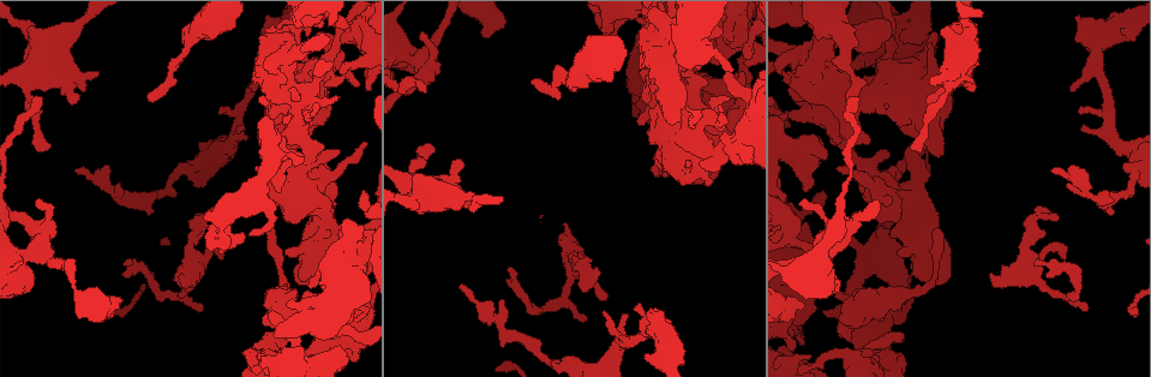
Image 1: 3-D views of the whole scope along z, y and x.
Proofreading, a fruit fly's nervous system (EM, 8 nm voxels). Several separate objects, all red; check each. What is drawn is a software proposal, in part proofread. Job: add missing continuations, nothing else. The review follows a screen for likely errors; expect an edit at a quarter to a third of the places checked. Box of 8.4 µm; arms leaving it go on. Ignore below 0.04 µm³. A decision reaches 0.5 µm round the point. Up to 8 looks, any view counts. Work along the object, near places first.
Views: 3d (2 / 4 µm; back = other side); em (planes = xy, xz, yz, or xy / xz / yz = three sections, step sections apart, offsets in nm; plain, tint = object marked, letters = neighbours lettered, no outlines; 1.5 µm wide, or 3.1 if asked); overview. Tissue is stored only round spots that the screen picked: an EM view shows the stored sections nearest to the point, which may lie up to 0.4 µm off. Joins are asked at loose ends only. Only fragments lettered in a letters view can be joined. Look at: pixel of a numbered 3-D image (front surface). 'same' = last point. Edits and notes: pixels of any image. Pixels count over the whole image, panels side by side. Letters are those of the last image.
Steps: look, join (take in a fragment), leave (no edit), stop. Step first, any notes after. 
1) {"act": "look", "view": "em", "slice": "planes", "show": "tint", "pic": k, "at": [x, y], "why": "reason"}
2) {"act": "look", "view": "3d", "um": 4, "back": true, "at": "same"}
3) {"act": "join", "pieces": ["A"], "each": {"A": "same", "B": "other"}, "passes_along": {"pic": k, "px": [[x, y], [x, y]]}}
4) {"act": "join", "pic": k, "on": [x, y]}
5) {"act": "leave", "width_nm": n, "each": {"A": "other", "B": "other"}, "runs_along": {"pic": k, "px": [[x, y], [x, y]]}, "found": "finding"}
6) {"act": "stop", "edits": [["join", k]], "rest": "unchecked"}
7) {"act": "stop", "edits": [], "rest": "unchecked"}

{"act": "look", "view": "em", "um": 3.1, "slice": "planes", "show": "letters", "pic": 1, "at": [655, 155], "why": "stops while still wide"}

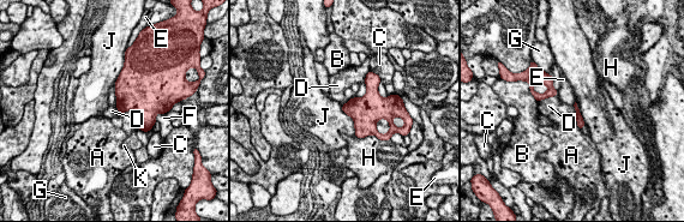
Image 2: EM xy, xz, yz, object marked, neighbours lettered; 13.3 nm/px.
{"act": "leave", "each": {"A": "other", "B": "other", "C": "other", "D": "other", "E": "other", "F": "other", "G": "other", "H": "other", "J": "other", "K": "other"}, "runs_along": {"pic": 2, "px": [[576, 107], [581, 126]]}, "found": "none of them fits"}

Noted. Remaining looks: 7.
{"act": "look", "view": "3d", "um": 4, "pic": 1, "at": [585, 319], "why": "branch stops here"}

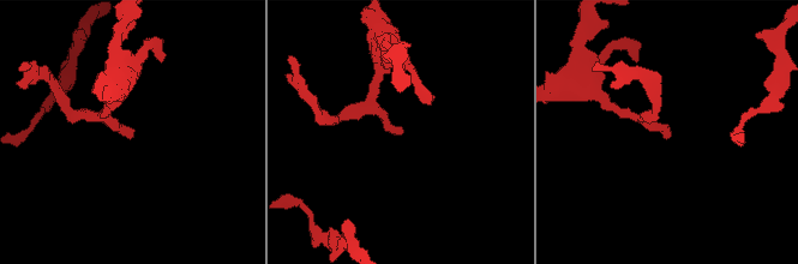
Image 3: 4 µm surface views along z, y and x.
{"act": "look", "view": "em", "slice": "yz", "step": 8, "show": "tint", "pic": 3, "at": [400, 134]}

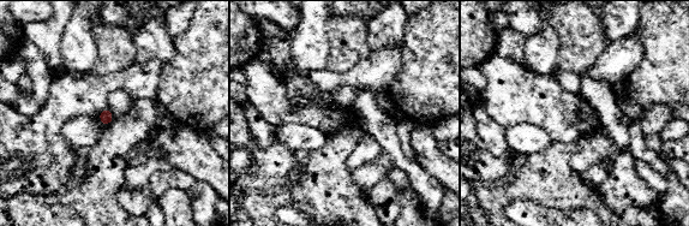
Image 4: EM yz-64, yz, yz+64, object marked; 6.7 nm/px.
{"act": "look", "view": "em", "slice": "planes", "show": "letters", "at": "same"}

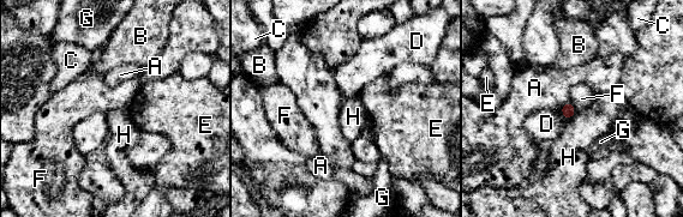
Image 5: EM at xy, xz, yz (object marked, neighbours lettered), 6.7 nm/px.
{"act": "leave", "longest_contact_nm": ["H", 100], "each": {"A": "other", "B": "other", "C": "other", "D": "other", "E": "other", "F": "other", "G": "other", "H": "other"}, "border": {"pic": 5, "px": [[569, 100], [576, 110]]}, "found": "none of them fits"}

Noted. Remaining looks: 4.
{"act": "look", "view": "3d", "um": 2, "pic": 1, "at": [42, 98], "why": "end of a long branch"}

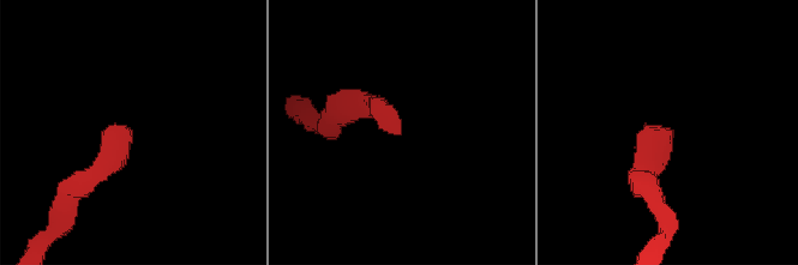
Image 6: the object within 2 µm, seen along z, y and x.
{"act": "look", "view": "em", "um": 3.1, "slice": "planes", "show": "letters", "pic": 6, "at": [128, 128]}

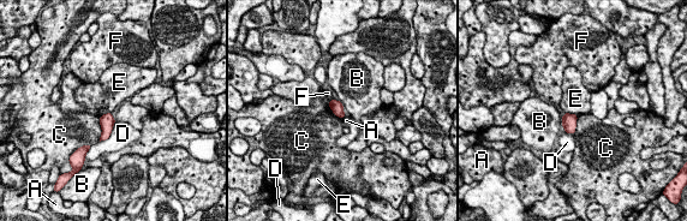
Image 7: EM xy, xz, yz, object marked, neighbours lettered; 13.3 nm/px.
{"act": "leave", "width_nm": 160, "each": {"A": "other", "B": "other", "C": "other", "D": "other", "E": "other", "F": "other"}, "found": "no lettered fragment goes on from it"}

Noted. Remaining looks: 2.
{"act": "stop", "edits": [], "rest": "unchecked"}

